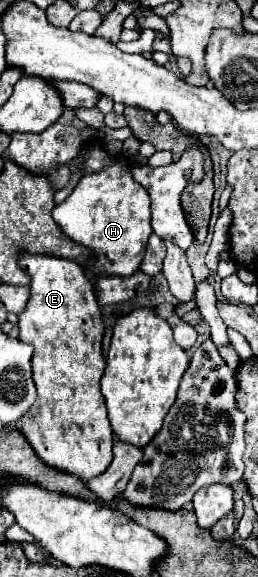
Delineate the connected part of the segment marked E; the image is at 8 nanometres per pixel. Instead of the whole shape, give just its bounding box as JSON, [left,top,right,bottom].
[17,253,113,481]

